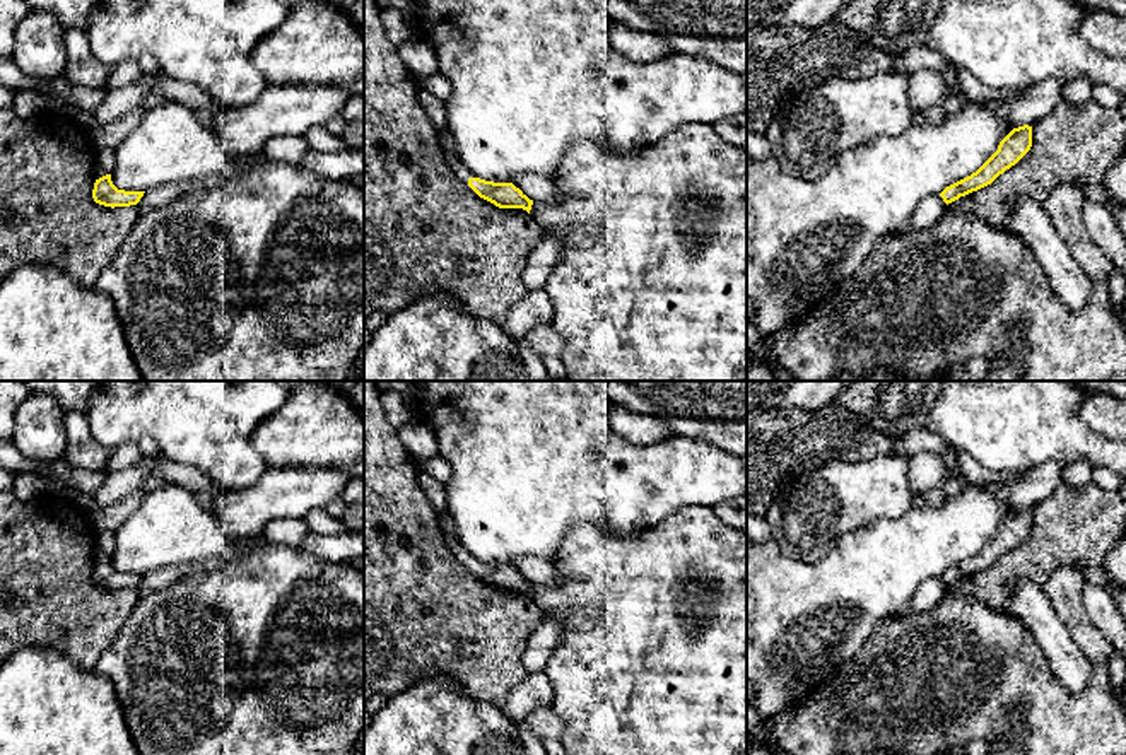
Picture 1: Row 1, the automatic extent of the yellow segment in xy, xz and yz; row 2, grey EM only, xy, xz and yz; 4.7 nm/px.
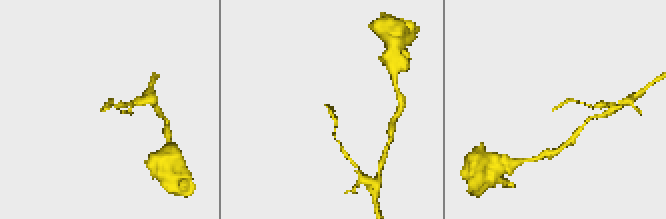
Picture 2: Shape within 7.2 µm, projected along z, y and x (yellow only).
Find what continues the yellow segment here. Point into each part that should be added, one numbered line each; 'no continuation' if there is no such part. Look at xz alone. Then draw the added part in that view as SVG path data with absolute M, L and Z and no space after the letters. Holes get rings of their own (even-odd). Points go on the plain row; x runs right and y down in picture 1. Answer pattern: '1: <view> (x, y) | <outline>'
1: xz (453, 545) | M441 530L443 531L443 530ZM443 531L443 536L444 536L444 541L448 545L448 548L455 553L455 557L465 564L468 567L468 562L470 560L477 560L470 552L466 552L458 540L448 536L444 531Z

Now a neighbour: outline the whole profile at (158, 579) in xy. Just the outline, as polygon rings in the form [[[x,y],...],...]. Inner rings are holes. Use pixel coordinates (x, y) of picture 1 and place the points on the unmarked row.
[[[164,567],[145,574],[140,584],[135,588],[138,600],[157,589],[171,586],[173,582],[186,576],[186,572],[188,567]]]

